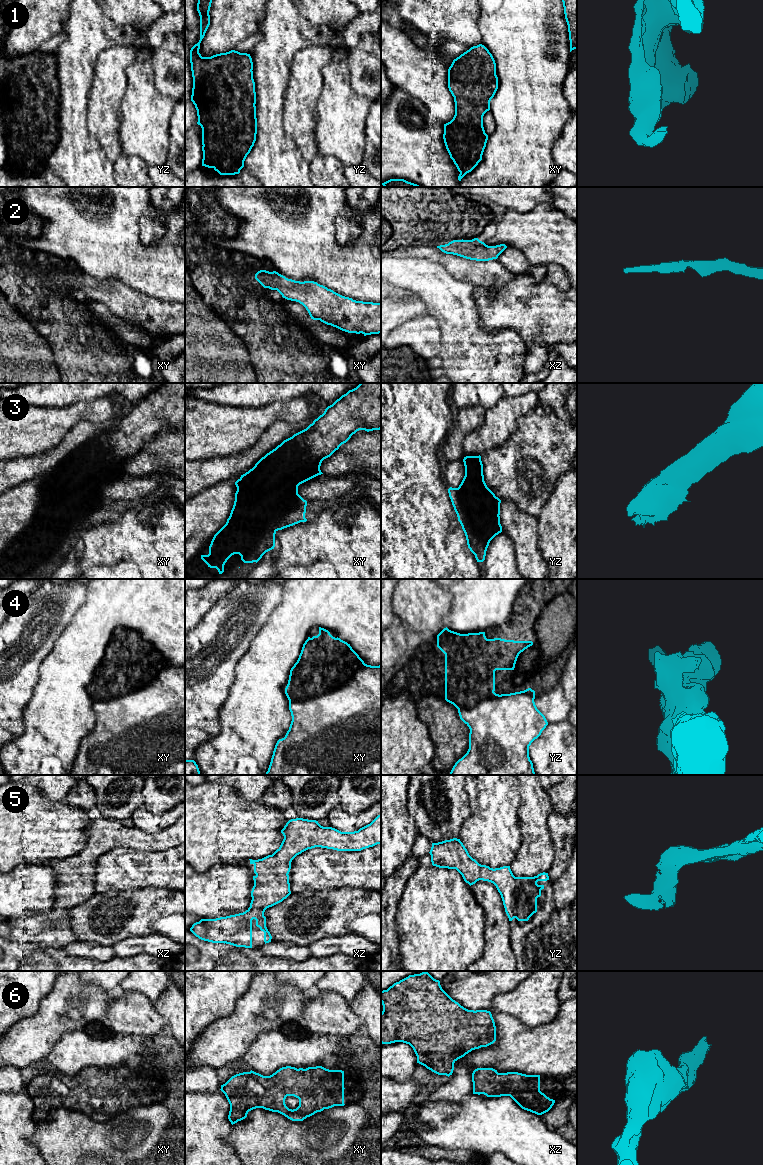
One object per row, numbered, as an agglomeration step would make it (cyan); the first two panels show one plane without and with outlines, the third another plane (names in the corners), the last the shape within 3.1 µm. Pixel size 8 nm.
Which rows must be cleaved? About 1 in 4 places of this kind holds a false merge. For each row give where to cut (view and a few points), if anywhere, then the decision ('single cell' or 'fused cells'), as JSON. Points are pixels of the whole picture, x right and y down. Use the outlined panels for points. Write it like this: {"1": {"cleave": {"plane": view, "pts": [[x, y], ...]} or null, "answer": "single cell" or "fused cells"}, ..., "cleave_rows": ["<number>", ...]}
{"1": {"cleave": null, "answer": "single cell"}, "2": {"cleave": null, "answer": "single cell"}, "3": {"cleave": null, "answer": "single cell"}, "4": {"cleave": {"plane": "xy", "pts": [[365, 664], [335, 689], [310, 687], [302, 699], [289, 700]]}, "answer": "fused cells"}, "5": {"cleave": null, "answer": "single cell"}, "6": {"cleave": null, "answer": "single cell"}, "cleave_rows": ["4"]}

